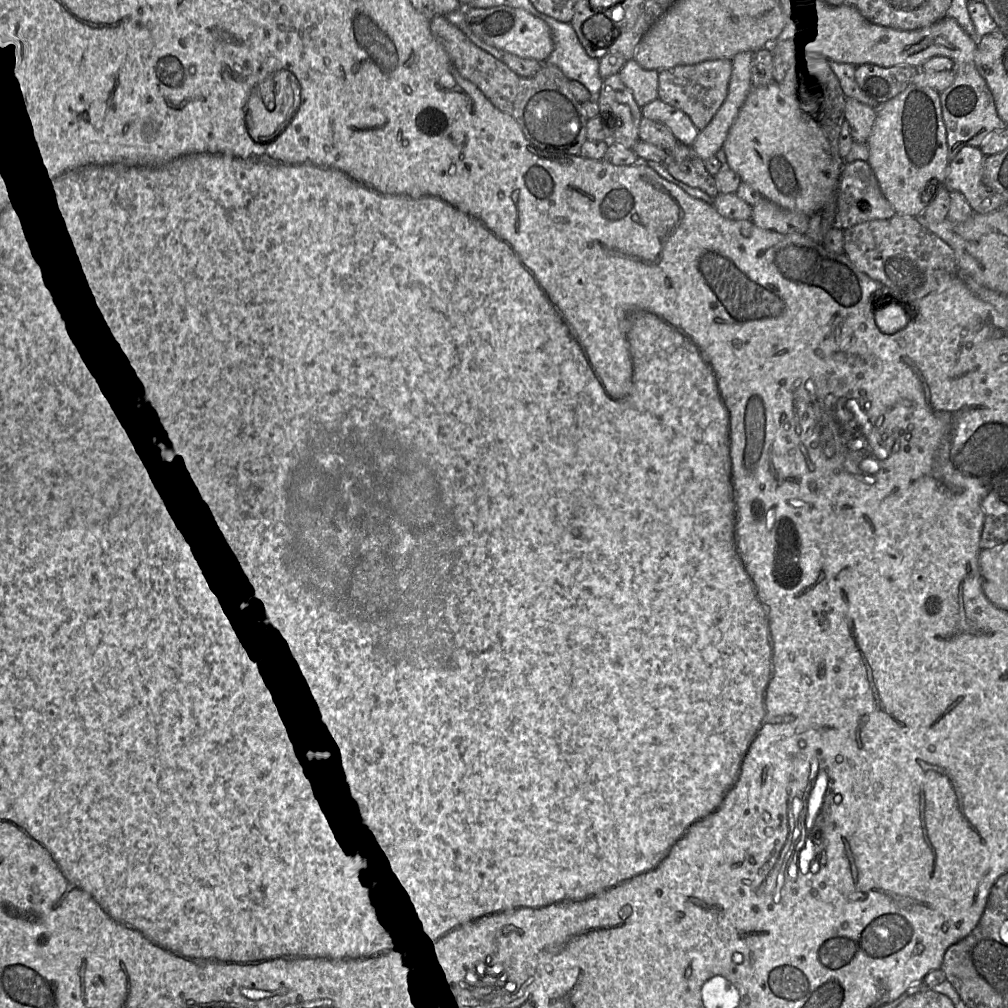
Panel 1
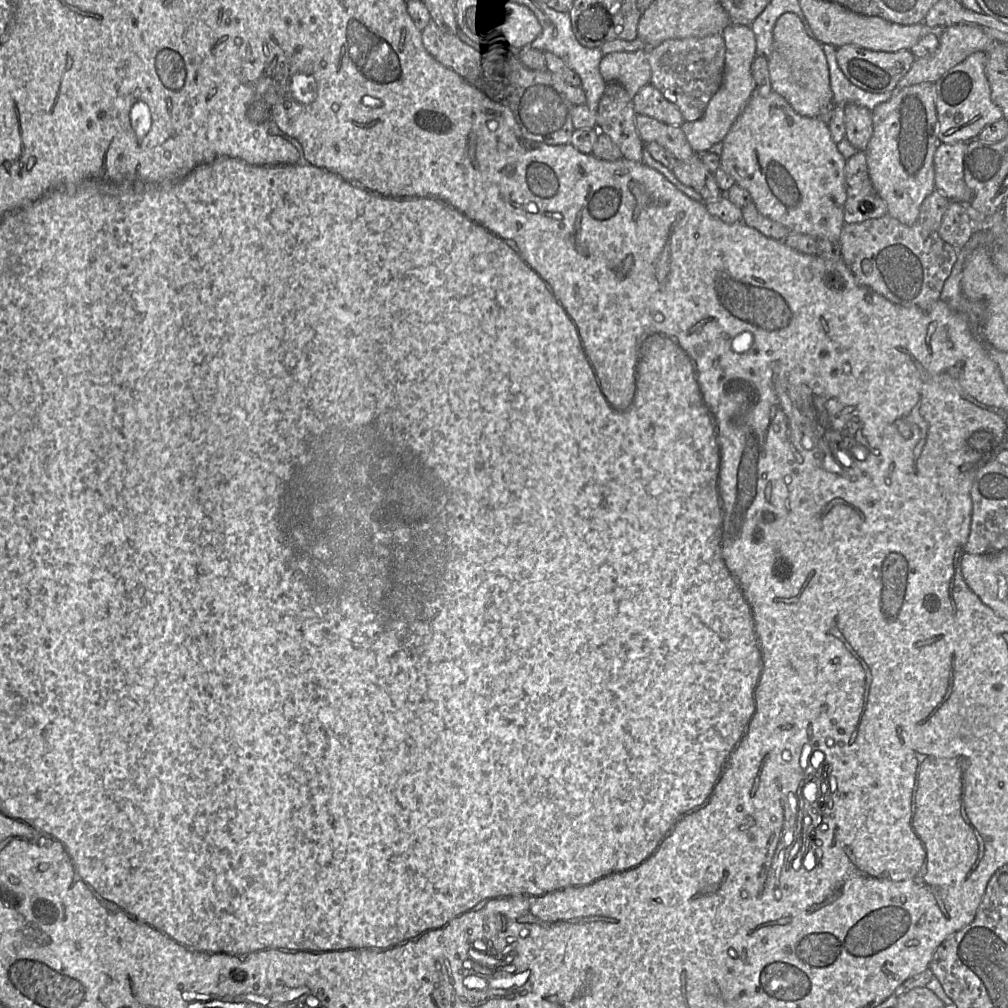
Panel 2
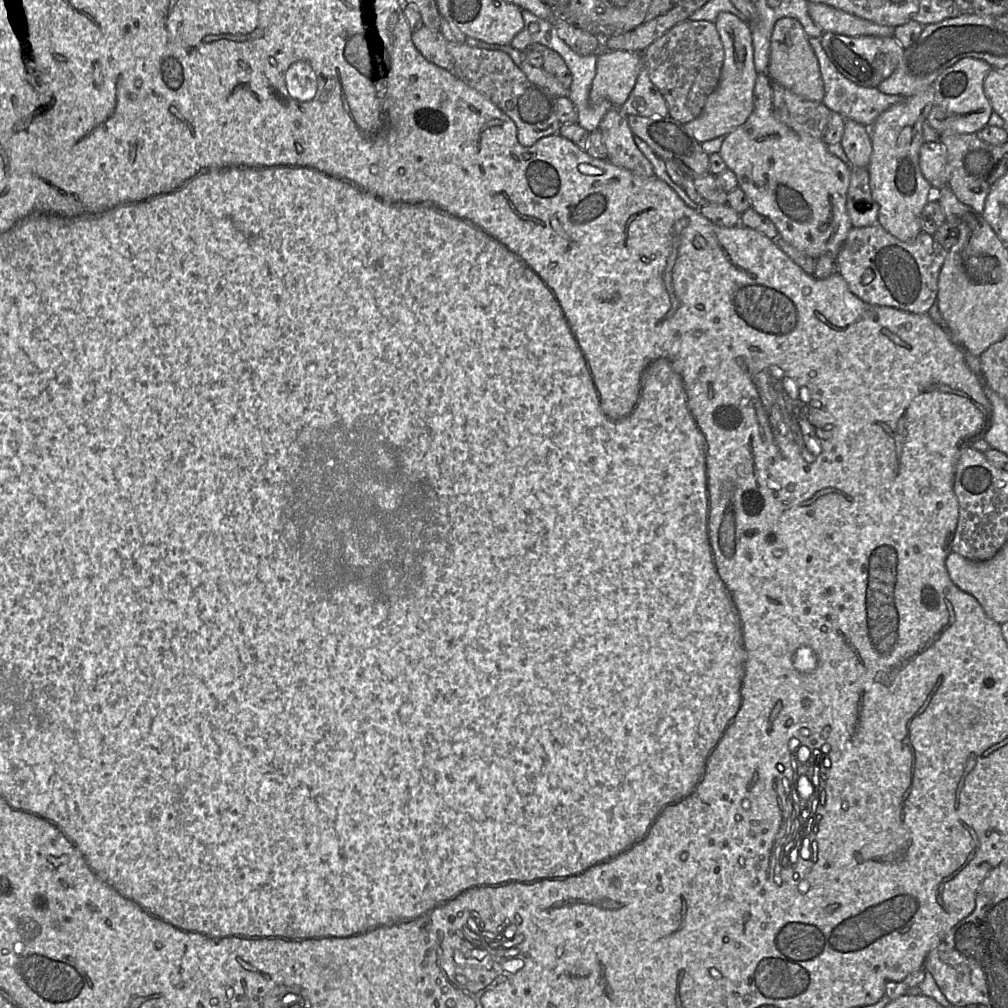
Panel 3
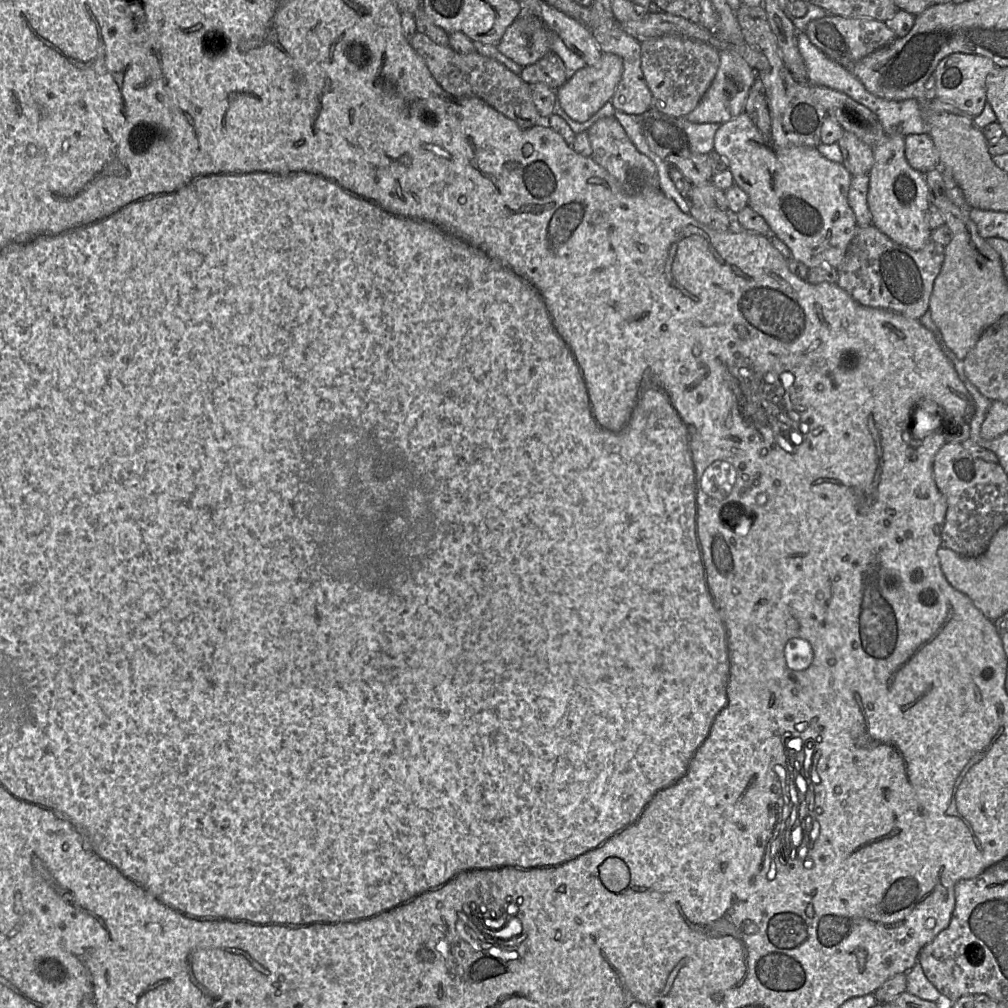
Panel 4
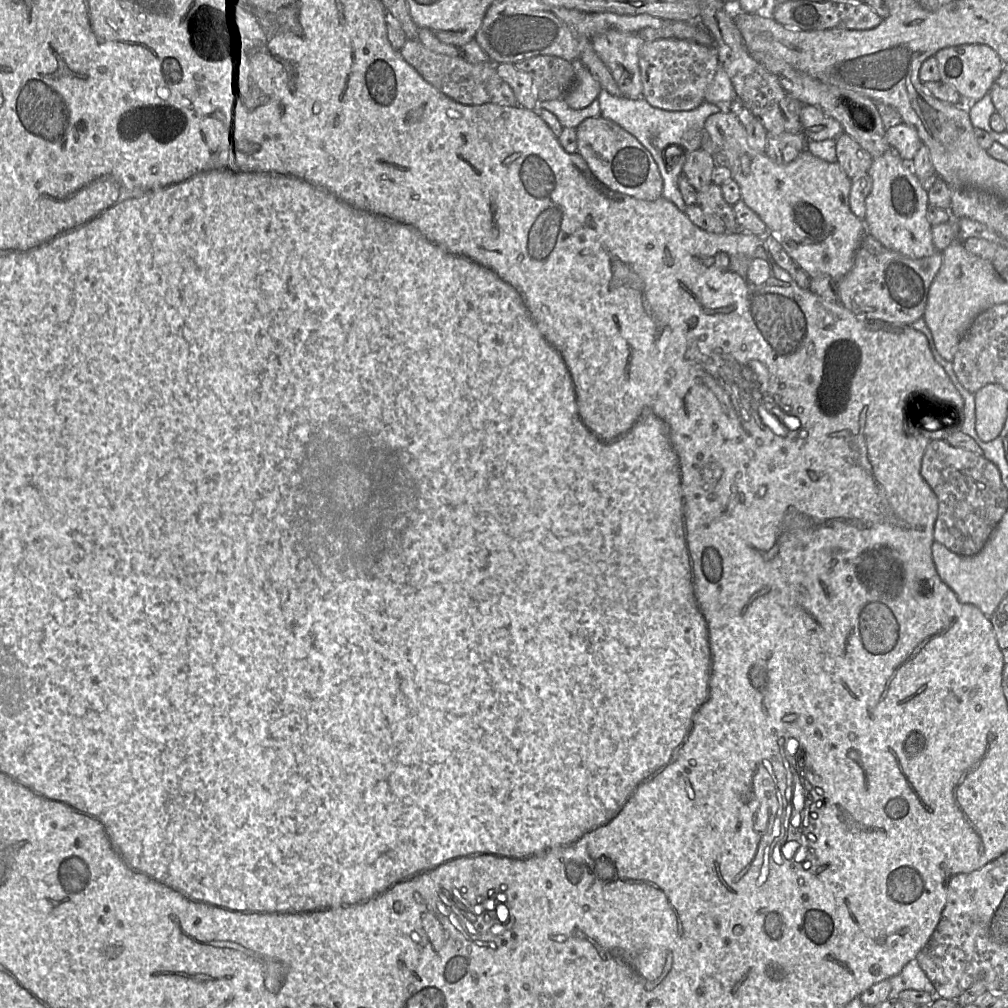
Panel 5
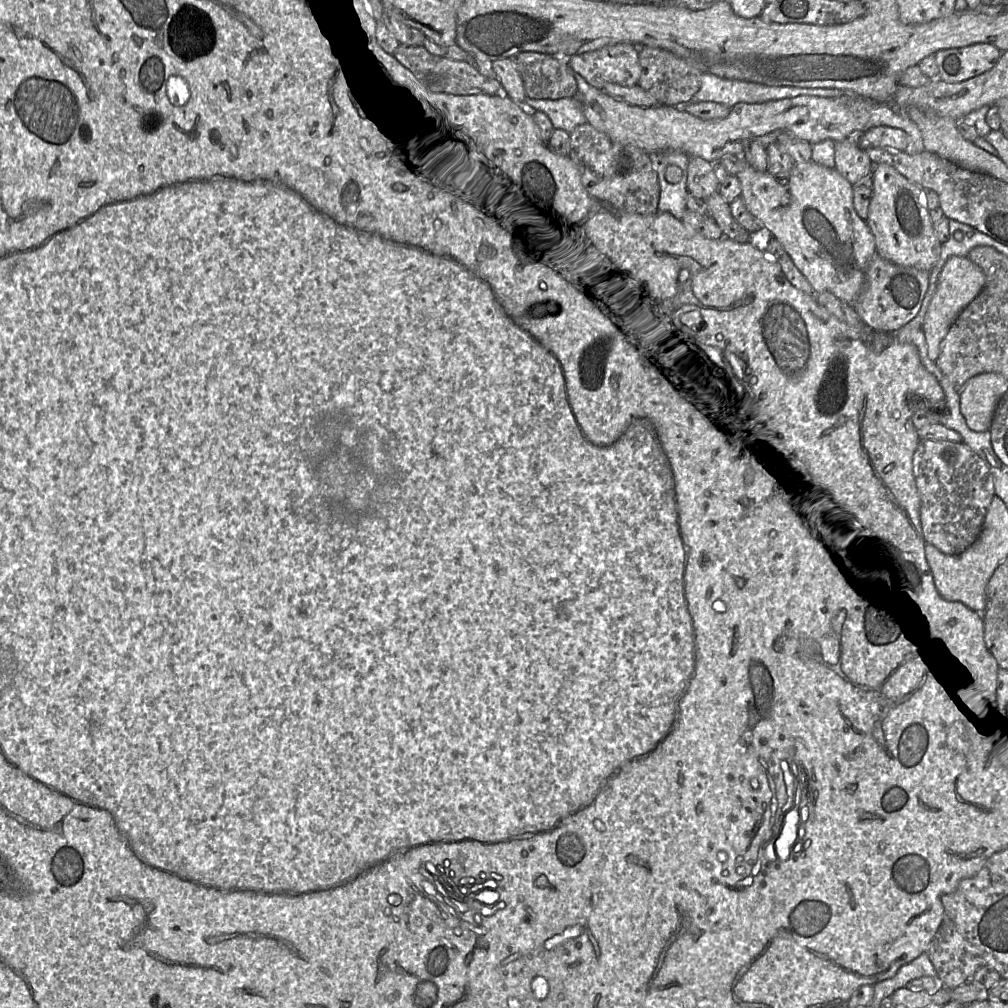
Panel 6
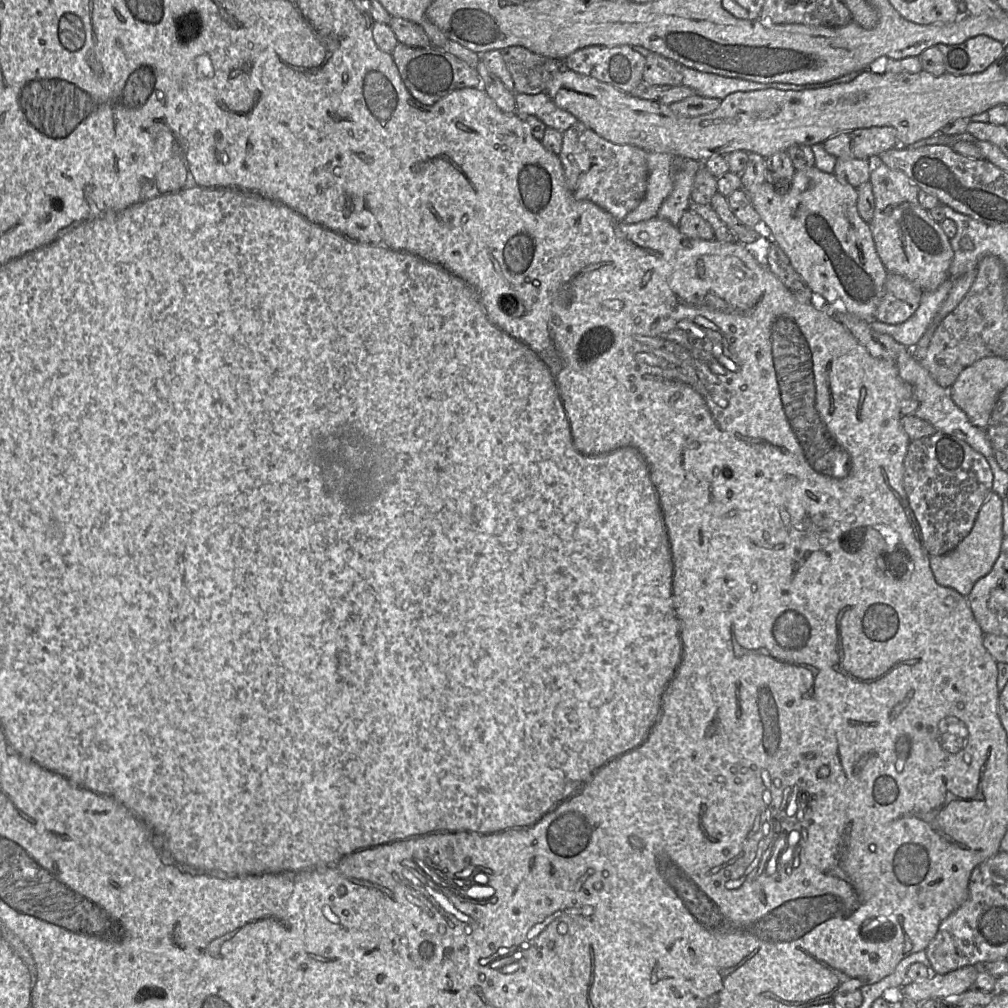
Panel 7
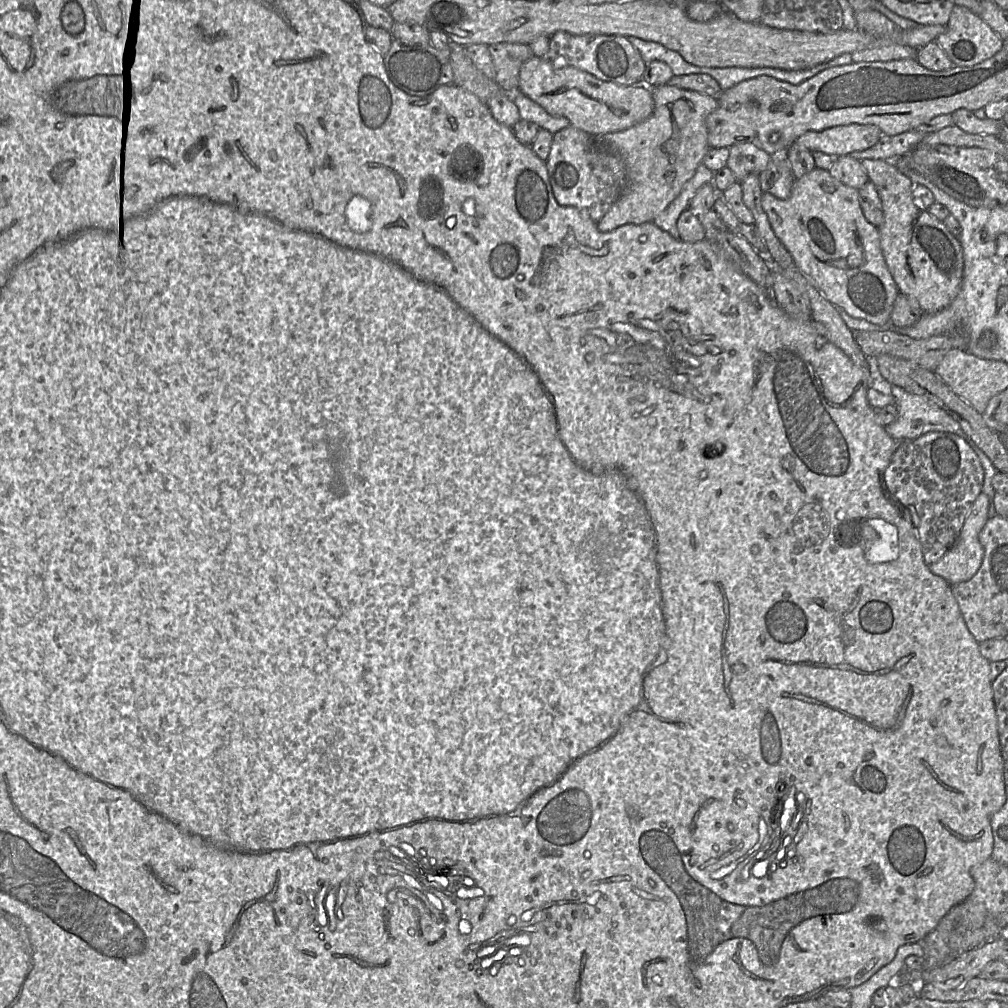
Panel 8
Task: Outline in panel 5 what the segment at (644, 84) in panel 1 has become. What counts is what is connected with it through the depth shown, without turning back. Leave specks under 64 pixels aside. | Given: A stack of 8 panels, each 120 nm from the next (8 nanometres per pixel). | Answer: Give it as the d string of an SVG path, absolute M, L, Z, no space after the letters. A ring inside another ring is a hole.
M586 67L577 70L575 74L574 84L563 99L570 108L581 110L597 100L602 87Z

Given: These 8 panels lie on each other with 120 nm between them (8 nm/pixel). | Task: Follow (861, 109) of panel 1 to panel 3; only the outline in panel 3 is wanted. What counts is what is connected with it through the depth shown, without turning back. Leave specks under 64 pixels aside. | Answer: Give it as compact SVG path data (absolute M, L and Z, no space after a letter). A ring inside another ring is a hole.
M846 120L840 144L850 168L867 168L872 154L870 129L854 120Z

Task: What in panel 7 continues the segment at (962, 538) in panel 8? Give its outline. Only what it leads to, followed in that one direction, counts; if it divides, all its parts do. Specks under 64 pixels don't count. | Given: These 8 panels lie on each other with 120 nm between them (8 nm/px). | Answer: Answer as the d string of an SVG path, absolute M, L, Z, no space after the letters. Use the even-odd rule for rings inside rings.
M991 492L978 512L971 532L957 547L942 556L929 556L932 573L939 585L952 588L967 598L974 584L991 571L1001 552L1004 538L1002 511L1002 499Z

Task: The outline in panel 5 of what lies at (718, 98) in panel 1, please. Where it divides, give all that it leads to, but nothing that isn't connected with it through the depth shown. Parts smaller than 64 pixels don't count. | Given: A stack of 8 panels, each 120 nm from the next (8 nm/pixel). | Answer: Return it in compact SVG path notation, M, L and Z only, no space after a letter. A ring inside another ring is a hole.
M660 38L644 41L639 50L642 98L651 106L668 111L689 111L704 102L705 93L719 67L713 45L688 40Z

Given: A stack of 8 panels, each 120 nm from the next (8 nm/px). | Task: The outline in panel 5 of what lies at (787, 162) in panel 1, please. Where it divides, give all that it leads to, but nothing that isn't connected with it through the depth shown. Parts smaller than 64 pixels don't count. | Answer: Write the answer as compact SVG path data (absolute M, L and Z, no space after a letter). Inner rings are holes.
M737 108L722 109L710 115L704 130L726 154L730 161L731 175L740 187L741 200L766 224L768 233L777 236L787 254L810 276L829 275L835 281L846 275L854 264L856 250L866 233L864 221L857 218L849 206L851 179L837 163L827 162L808 150L787 165L773 162L766 152L754 149L748 142L747 133L737 115Z

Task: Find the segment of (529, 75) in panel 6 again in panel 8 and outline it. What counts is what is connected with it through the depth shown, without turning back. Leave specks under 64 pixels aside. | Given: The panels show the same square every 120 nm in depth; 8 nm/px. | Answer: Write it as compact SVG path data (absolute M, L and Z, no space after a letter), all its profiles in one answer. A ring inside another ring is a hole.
M498 43L488 45L495 67L495 80L501 90L518 91L520 68L534 56L529 45L519 43Z

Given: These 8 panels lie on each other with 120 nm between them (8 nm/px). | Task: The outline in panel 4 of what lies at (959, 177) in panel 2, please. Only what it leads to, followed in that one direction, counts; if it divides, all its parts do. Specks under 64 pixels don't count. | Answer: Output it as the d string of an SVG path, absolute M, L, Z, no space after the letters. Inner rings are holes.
M910 134L905 139L905 157L915 170L926 172L940 168L940 156L928 134Z

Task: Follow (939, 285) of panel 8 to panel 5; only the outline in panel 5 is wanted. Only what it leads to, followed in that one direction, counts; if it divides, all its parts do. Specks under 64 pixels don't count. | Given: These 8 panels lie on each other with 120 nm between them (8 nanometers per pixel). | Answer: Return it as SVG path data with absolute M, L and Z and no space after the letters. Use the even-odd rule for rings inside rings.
M890 148L883 155L873 158L868 174L872 186L865 199L866 232L887 249L912 259L928 257L937 252L932 241L932 225L927 218L927 190L916 177L910 163Z

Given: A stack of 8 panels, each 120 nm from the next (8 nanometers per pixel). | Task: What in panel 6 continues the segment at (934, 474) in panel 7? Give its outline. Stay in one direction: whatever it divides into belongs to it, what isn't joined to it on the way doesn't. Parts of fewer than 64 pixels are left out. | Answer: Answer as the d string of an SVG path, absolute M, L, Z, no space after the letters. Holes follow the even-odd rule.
M920 440L913 455L913 473L920 495L924 538L945 554L960 554L979 537L995 496L994 480L985 460L963 442Z

